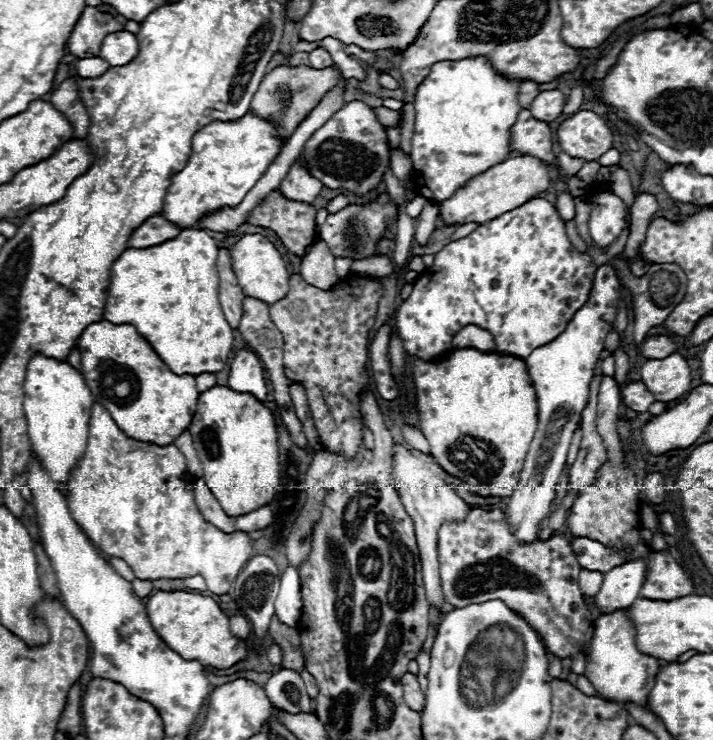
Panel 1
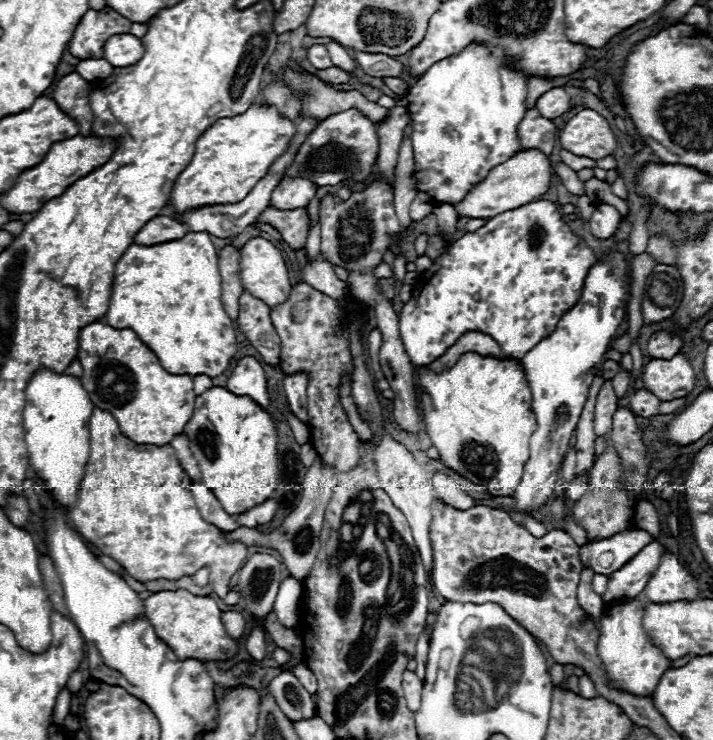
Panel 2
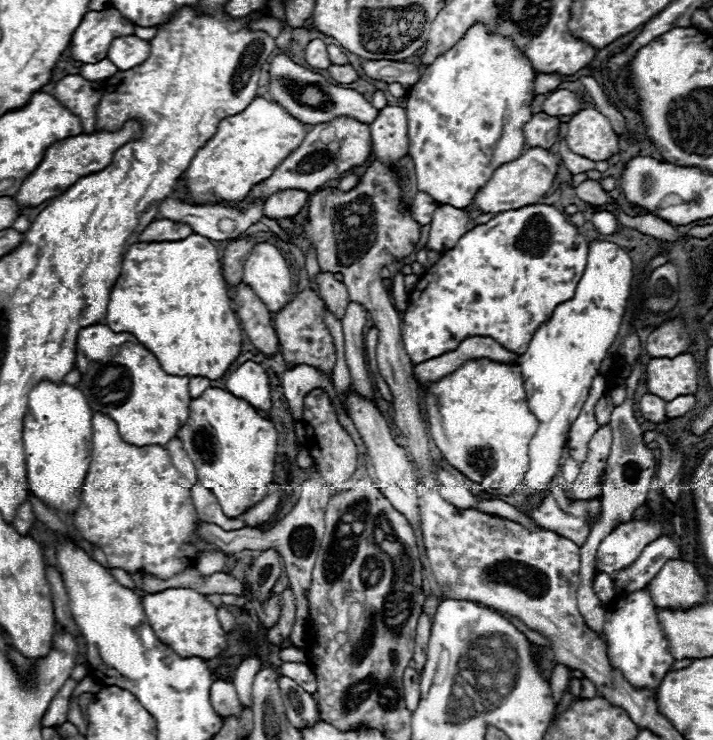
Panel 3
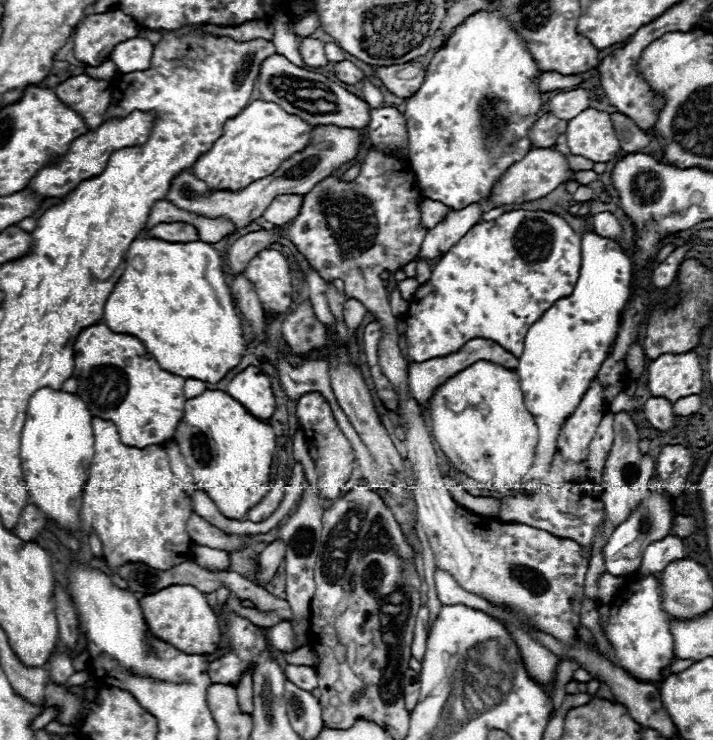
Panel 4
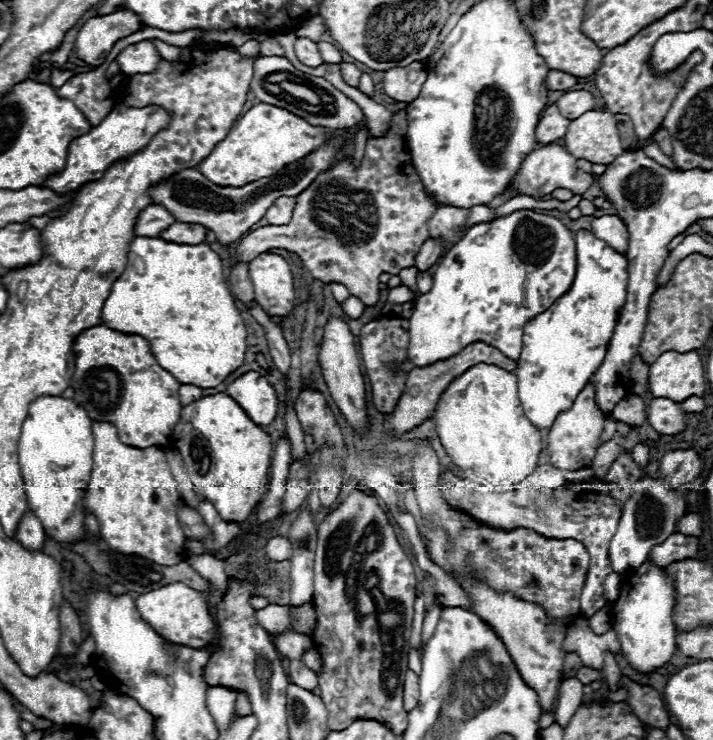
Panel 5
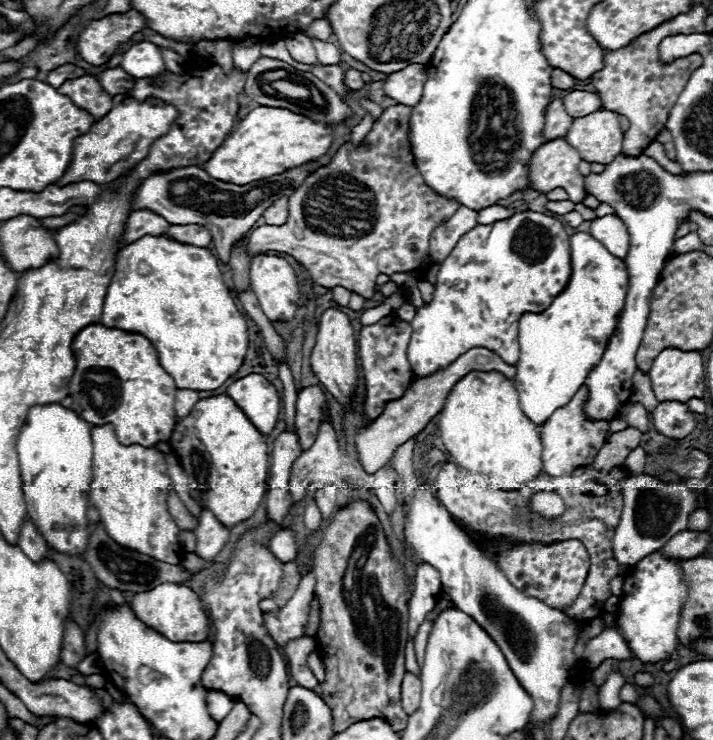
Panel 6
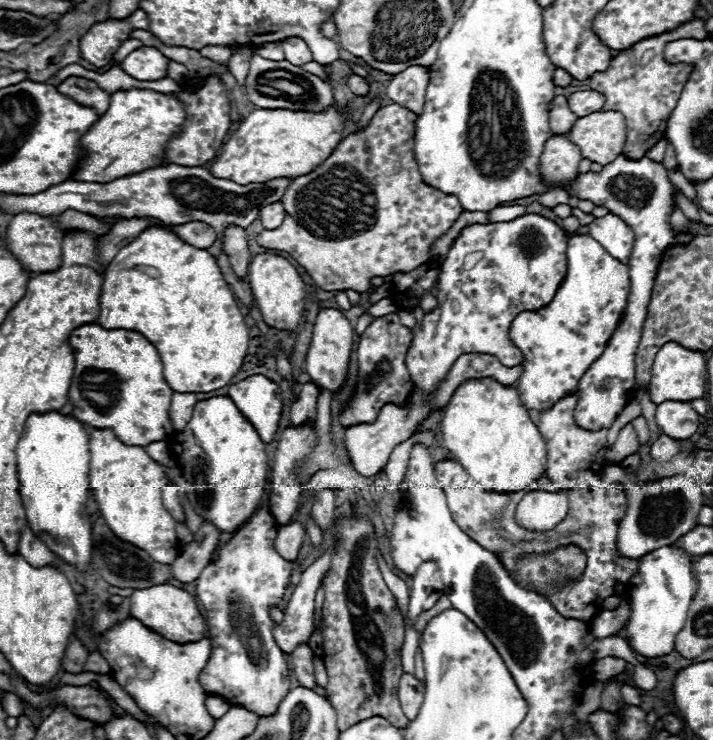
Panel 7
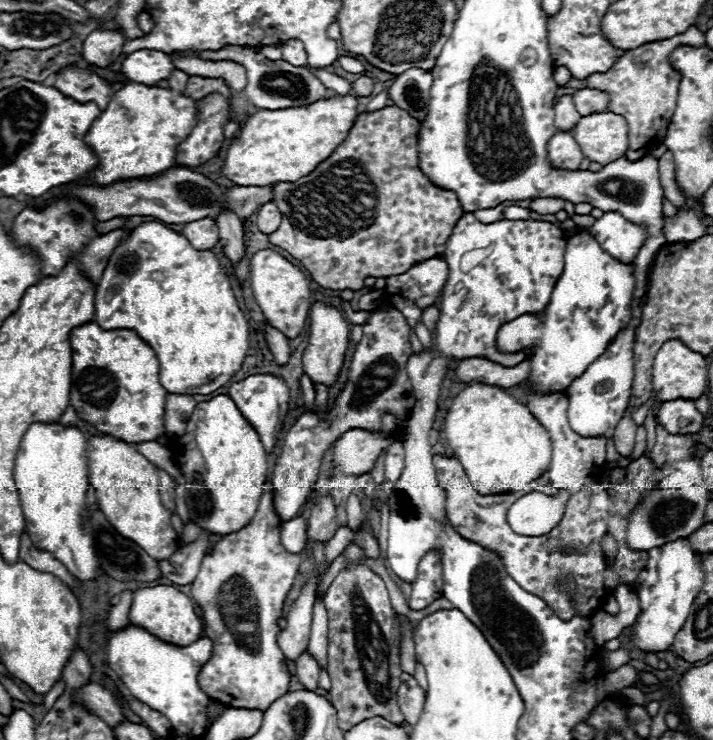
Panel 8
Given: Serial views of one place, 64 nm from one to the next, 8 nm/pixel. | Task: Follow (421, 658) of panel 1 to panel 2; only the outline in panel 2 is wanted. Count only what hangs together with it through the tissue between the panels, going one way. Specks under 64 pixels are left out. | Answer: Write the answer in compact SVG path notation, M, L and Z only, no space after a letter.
M426 628L420 636L418 636L418 642L416 642L416 656L414 656L414 660L416 660L416 674L418 674L418 678L424 682L424 672L426 672L426 662L428 662L428 634L430 634L430 630Z

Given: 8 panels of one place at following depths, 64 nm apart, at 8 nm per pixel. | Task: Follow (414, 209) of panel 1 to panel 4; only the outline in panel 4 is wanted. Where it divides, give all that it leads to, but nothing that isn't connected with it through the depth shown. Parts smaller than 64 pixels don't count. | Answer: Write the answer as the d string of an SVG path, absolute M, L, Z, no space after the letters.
M428 198L422 200L422 224L428 230L432 230L438 222L442 222L450 212L452 212L452 208L444 206L442 202L434 202L434 200L428 200Z

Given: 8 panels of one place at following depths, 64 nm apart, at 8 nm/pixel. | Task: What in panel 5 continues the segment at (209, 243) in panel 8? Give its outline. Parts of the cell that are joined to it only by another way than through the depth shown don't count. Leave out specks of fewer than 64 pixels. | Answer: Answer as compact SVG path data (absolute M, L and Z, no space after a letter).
M174 222L166 230L160 232L164 240L178 242L178 244L204 244L206 240L206 228L200 224L180 224Z

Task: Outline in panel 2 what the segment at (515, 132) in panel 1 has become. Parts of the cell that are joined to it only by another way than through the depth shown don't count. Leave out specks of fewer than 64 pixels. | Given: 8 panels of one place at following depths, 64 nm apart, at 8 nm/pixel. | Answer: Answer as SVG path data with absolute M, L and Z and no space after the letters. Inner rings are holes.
M532 108L518 124L518 138L522 150L536 148L542 150L546 156L550 156L556 142L556 124L554 120L544 118L536 108ZM556 163L553 165L553 168L568 191L580 196L580 190L582 190L582 182L578 180L576 172L570 168L566 168L566 165L563 163Z

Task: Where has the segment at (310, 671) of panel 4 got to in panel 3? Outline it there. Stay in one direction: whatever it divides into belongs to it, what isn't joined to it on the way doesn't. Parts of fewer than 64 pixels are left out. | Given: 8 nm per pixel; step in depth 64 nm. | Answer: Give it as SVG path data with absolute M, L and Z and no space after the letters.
M283 663L280 666L280 674L292 678L298 686L302 686L306 692L314 694L316 692L316 676L307 664L302 663Z

